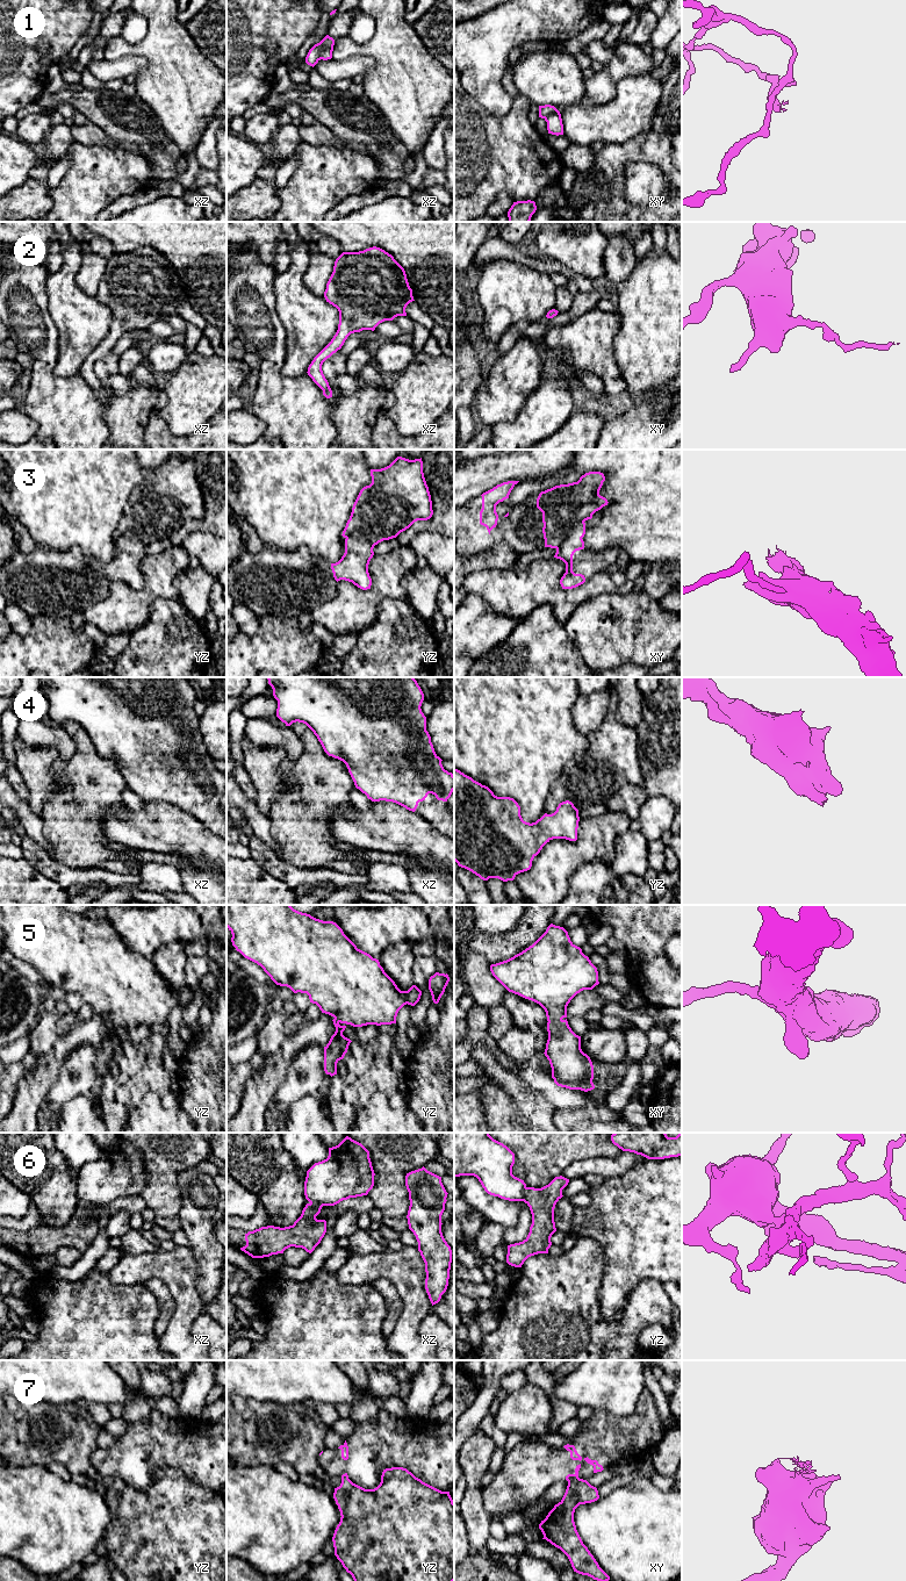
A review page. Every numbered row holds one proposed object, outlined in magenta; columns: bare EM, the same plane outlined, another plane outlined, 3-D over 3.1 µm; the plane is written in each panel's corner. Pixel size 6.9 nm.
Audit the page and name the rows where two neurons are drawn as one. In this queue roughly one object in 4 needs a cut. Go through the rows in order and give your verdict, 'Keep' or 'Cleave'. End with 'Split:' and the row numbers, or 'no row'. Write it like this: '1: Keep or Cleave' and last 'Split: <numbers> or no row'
1: Cleave
2: Keep
3: Cleave
4: Keep
5: Keep
6: Cleave
7: Cleave
Split: 1, 3, 6, 7

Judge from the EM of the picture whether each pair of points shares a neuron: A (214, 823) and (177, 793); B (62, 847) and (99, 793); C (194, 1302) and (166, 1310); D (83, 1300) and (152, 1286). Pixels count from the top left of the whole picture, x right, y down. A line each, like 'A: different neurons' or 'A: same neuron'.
A: same neuron
B: same neuron
C: different neurons
D: different neurons

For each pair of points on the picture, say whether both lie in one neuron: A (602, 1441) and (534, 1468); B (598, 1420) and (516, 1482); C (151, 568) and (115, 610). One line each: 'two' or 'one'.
A: one
B: one
C: one

